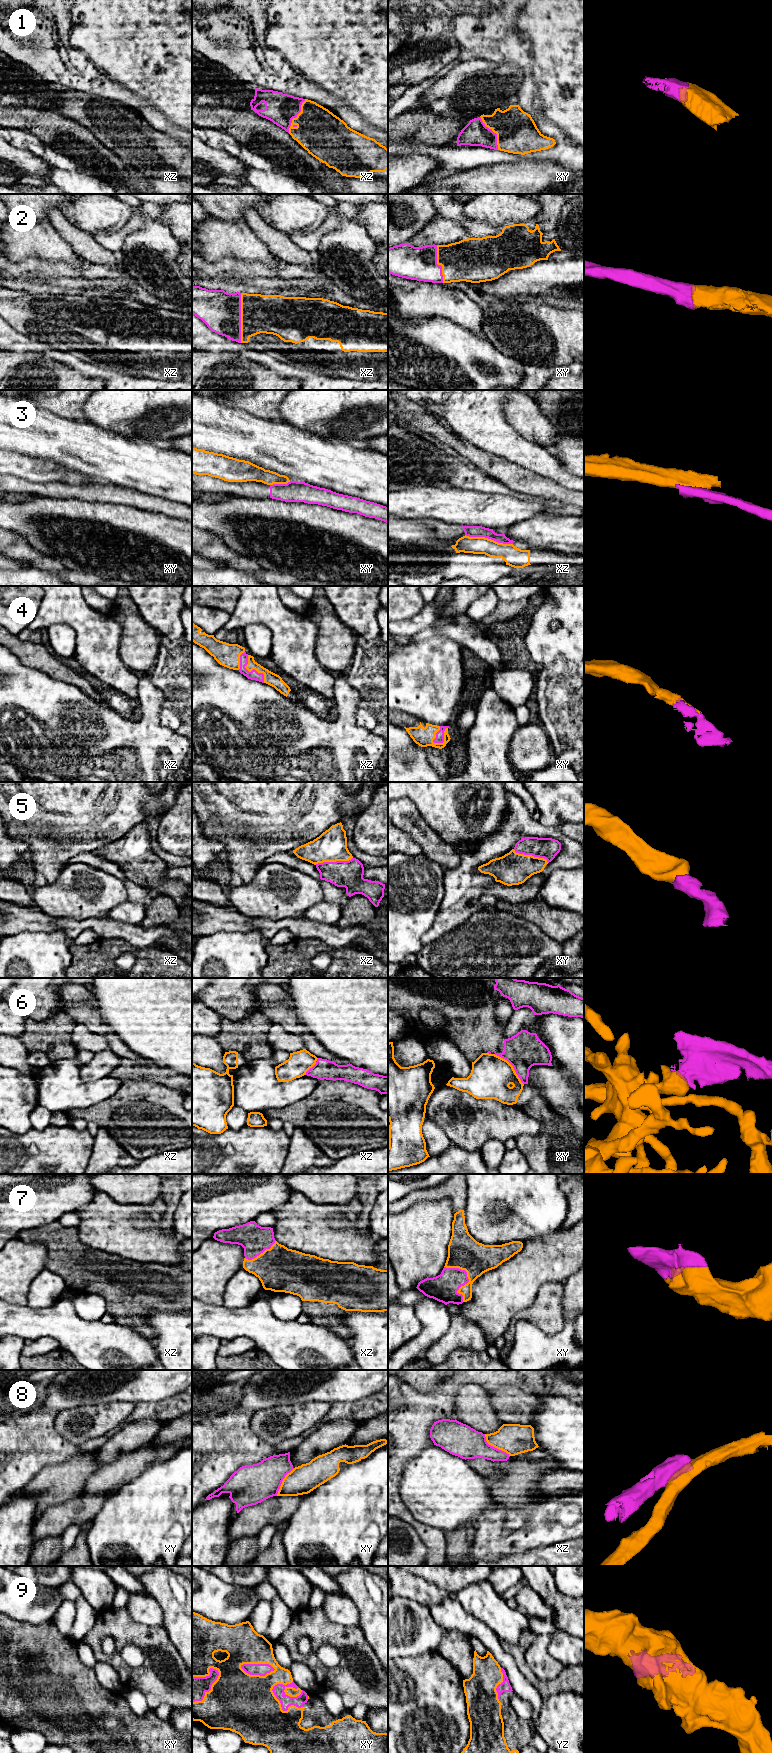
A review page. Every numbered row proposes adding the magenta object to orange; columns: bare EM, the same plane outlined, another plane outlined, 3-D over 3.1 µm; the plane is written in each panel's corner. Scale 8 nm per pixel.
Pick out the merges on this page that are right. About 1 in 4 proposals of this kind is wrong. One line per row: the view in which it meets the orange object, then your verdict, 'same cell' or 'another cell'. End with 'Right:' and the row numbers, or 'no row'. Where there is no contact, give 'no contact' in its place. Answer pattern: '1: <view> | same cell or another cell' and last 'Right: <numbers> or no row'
1: xz | same cell
2: xz | same cell
3: xz | another cell
4: xy | same cell
5: xz | same cell
6: xy | another cell
7: xy | same cell
8: xz | another cell
9: xy | same cell
Right: 1, 2, 4, 5, 7, 9

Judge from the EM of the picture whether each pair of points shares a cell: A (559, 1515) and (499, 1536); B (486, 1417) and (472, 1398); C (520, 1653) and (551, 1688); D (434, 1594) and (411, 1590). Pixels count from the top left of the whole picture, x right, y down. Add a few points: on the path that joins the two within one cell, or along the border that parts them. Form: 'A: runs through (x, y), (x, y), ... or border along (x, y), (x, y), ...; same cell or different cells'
A: runs through (544, 1523), (514, 1532); same cell
B: runs through (481, 1412), (472, 1403); same cell
C: runs through (522, 1664), (529, 1675), (540, 1685); same cell
D: runs through (428, 1593), (417, 1593); same cell

